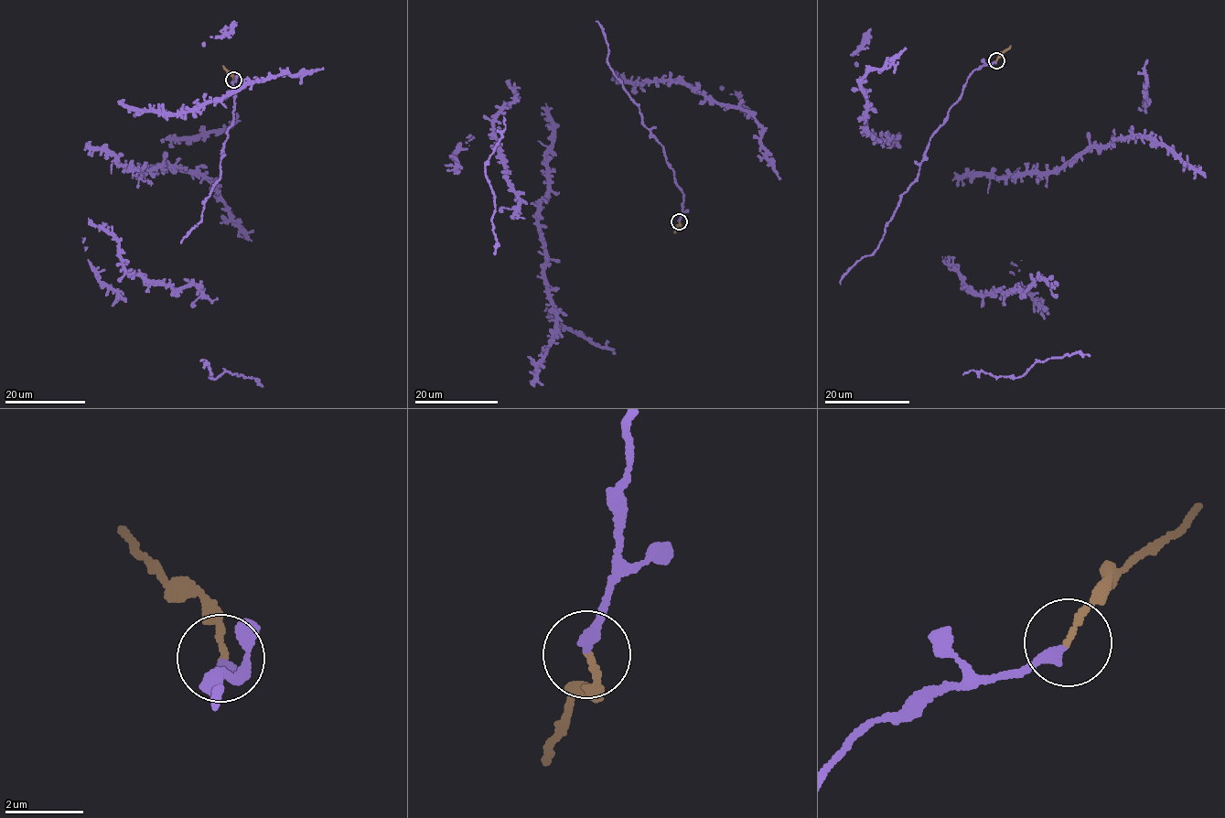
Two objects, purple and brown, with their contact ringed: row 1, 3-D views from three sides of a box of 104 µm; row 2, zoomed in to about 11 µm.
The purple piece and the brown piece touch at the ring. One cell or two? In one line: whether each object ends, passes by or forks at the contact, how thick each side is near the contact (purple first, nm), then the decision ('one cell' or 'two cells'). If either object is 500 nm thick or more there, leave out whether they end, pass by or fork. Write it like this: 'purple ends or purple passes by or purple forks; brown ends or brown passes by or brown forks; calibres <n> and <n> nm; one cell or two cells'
purple ends; brown ends; calibres 280 and 150 nm; one cell

